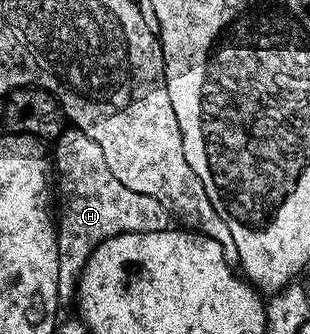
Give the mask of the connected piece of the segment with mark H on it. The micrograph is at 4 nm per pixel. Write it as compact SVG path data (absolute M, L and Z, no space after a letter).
M65 126L53 147L56 148L51 148L50 159L54 164L54 183L60 186L56 224L58 299L66 305L75 300L76 284L82 269L99 243L122 233L169 230L170 216L154 197L126 189L126 185L122 185L122 181L110 173L110 165L106 165L102 149L98 149L96 142L76 127Z

